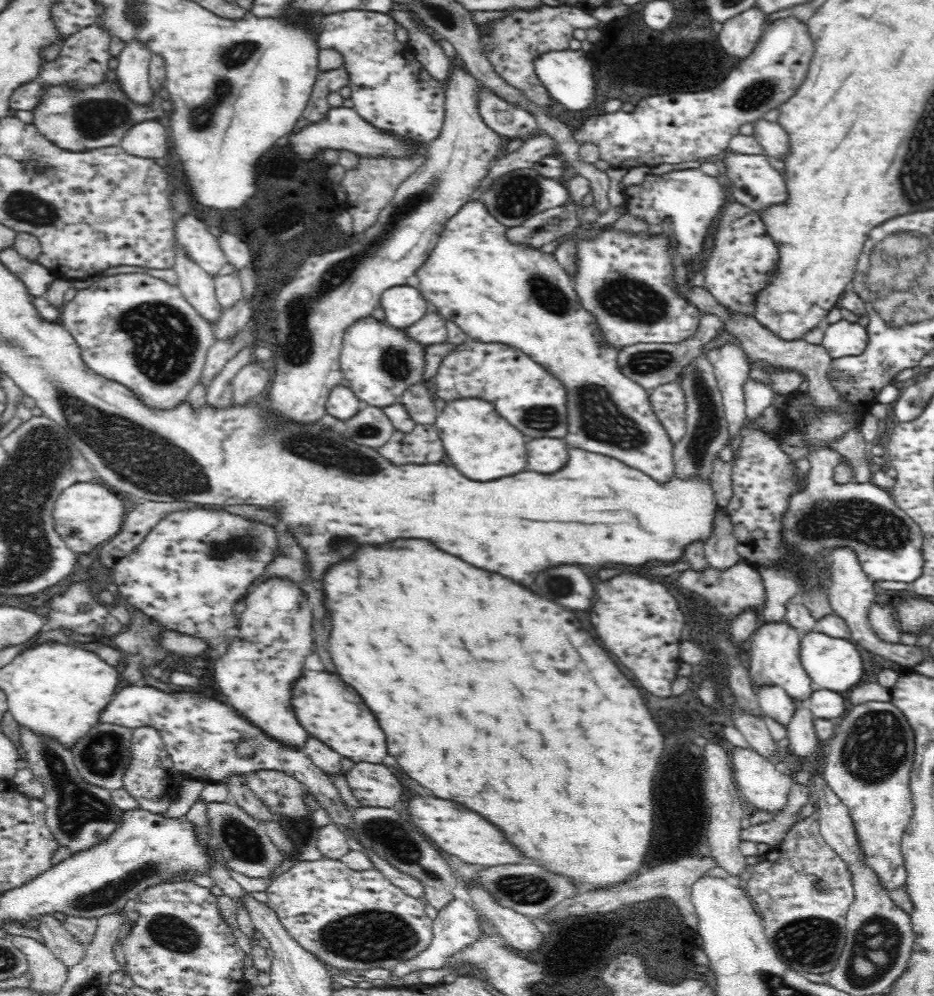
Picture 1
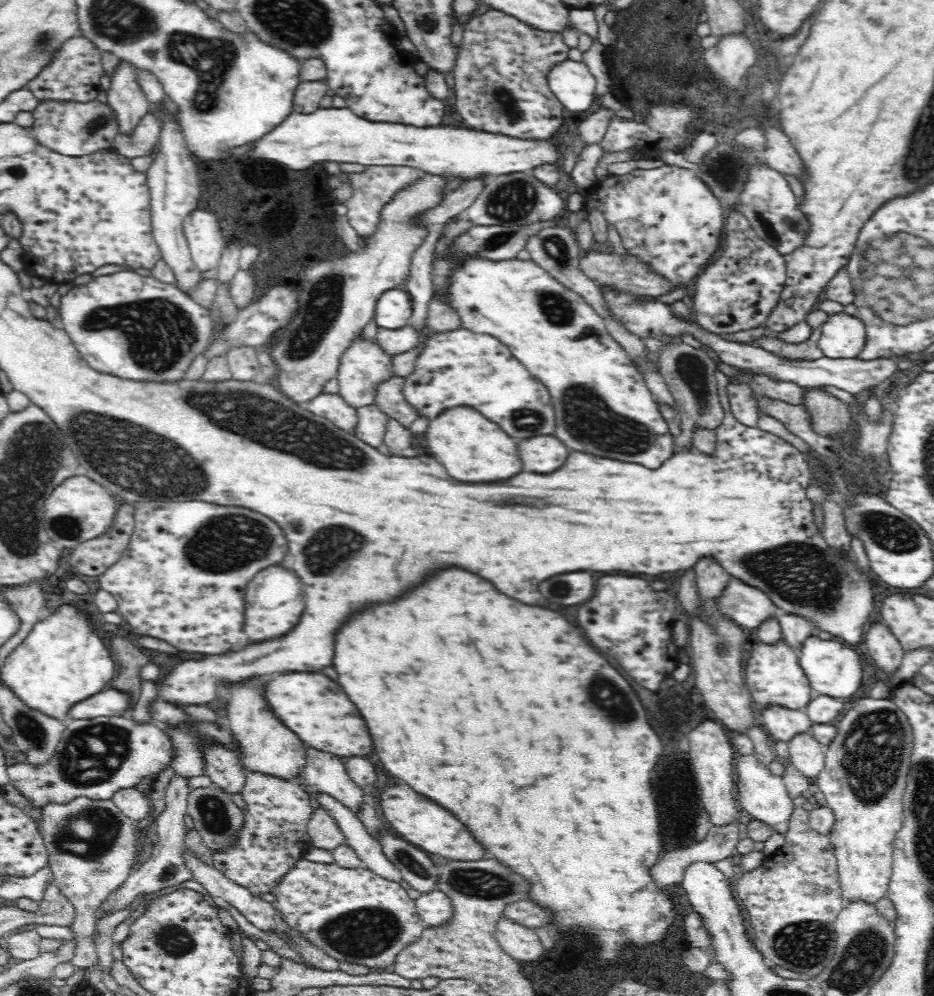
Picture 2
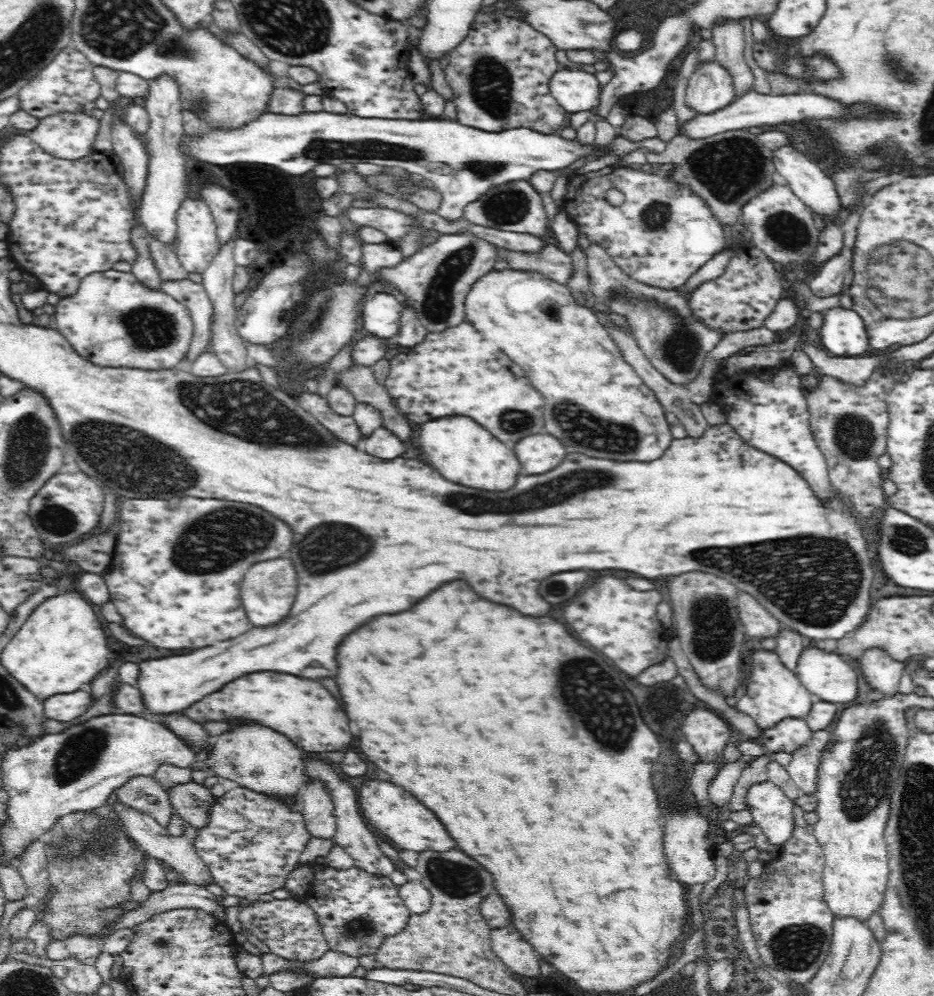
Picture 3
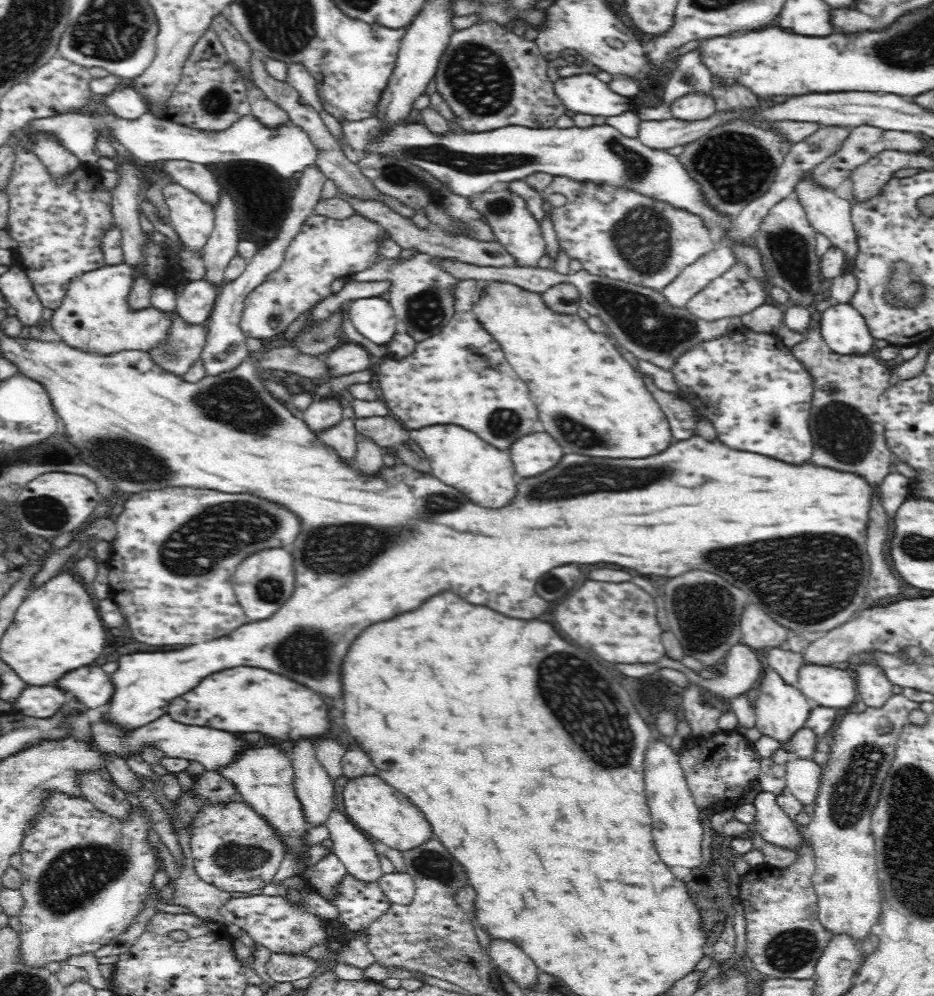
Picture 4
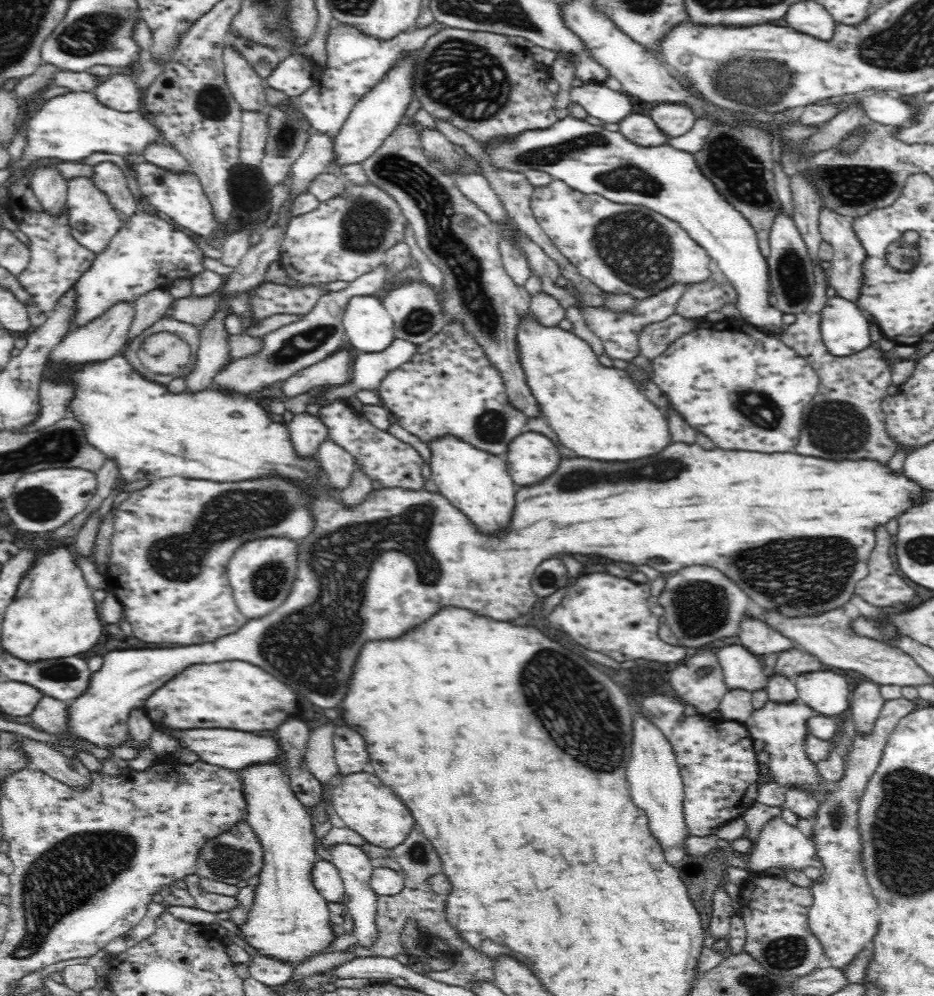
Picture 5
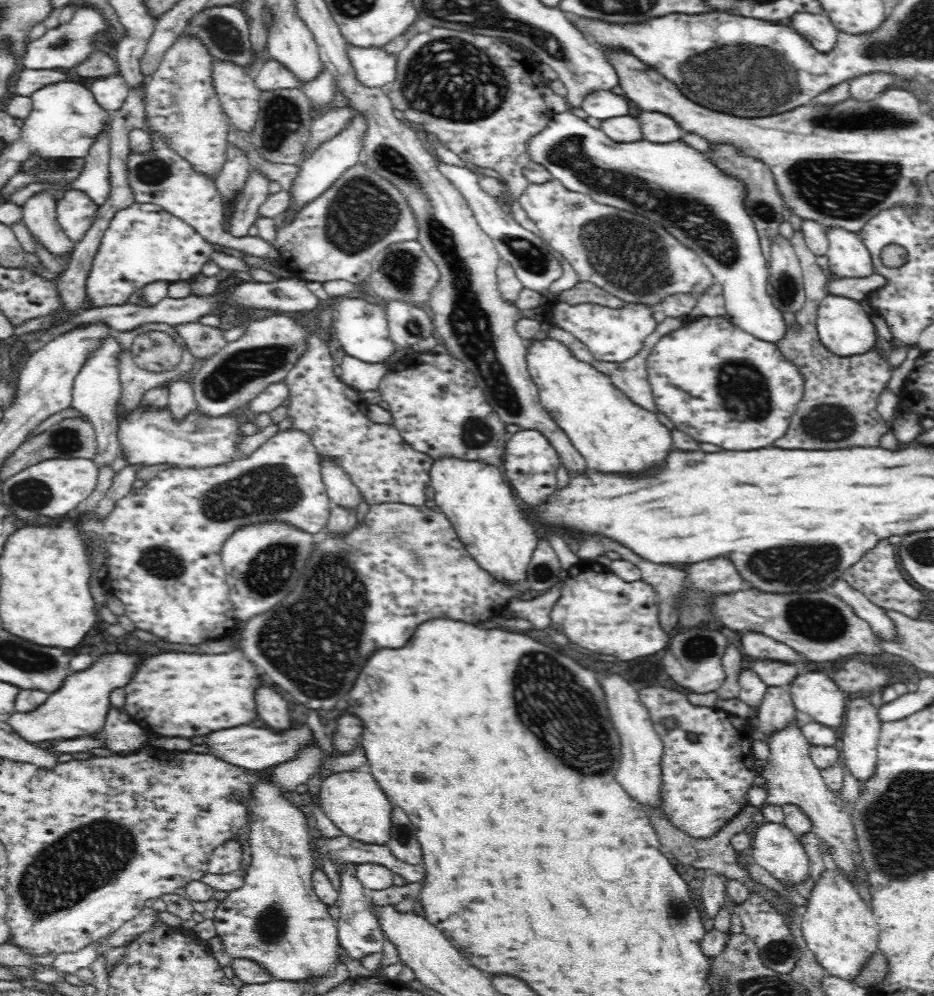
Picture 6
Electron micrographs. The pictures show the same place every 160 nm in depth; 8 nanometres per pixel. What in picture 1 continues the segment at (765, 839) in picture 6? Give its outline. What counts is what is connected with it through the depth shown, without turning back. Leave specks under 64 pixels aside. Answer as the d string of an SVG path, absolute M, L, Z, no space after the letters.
M738 747L732 750L732 768L739 794L746 796L746 800L756 806L757 810L776 813L784 809L794 783L786 770L781 769L777 763L756 753L752 748Z

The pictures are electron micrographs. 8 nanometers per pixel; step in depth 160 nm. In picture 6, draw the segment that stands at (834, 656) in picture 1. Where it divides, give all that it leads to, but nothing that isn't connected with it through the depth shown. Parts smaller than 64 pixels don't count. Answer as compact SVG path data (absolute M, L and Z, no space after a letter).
M818 672L798 675L788 687L788 691L791 693L793 704L797 710L811 716L816 723L839 730L842 718L844 718L846 695L830 676L818 674Z

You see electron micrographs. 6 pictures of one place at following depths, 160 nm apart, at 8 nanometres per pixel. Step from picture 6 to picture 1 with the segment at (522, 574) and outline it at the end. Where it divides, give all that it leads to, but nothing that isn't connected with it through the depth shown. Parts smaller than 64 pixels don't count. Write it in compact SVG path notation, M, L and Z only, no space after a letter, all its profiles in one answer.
M480 398L456 399L445 405L441 410L441 416L436 417L435 427L437 435L443 442L445 458L450 458L452 464L470 480L478 480L478 482L488 482L488 480L498 480L502 476L512 476L518 474L526 468L524 464L524 436L520 436L520 432L516 432L516 428L512 428L512 424L508 424L507 420L501 418L499 412L492 412L495 407L487 400Z

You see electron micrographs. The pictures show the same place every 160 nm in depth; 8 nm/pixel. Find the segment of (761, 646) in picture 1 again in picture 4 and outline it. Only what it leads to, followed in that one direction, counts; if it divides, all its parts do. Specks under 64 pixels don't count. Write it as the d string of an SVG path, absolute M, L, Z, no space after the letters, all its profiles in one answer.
M771 667L762 670L762 675L756 688L756 700L752 704L756 714L756 729L776 743L789 747L794 736L803 728L810 717L812 706L808 704L808 697L795 686L790 686L783 681L783 678Z

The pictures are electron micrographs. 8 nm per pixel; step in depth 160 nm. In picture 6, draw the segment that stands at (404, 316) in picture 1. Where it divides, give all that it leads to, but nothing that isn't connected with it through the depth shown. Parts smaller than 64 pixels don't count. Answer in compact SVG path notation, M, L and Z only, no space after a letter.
M342 297L337 308L338 314L335 314L334 330L336 330L338 342L342 344L346 354L372 365L384 363L388 356L394 354L397 346L393 343L387 330L389 326L387 325L385 309L378 305L370 304L370 302L362 300L362 298L346 297Z

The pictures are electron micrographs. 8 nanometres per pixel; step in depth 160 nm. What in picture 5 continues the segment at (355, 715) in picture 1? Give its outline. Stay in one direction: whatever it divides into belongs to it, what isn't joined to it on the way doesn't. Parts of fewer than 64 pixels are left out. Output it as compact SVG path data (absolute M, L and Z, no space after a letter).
M230 660L218 664L196 664L178 674L172 682L160 687L160 690L148 696L145 702L145 712L154 725L164 725L174 731L190 730L190 728L240 728L242 732L258 732L258 730L278 730L278 726L294 716L298 710L296 692L288 690L278 678L256 668L248 662Z

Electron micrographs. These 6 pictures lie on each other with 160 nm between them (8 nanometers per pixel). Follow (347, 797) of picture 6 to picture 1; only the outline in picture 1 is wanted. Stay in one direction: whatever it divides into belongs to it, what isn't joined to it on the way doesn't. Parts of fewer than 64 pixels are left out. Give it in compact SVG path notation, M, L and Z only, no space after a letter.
M416 796L408 802L408 812L412 816L412 823L440 850L462 858L463 862L487 867L526 862L520 860L520 856L516 856L516 852L512 852L512 848L508 848L508 844L504 844L504 840L500 840L496 832L492 832L492 824L488 824L488 820L480 820L480 816L452 804L450 800Z

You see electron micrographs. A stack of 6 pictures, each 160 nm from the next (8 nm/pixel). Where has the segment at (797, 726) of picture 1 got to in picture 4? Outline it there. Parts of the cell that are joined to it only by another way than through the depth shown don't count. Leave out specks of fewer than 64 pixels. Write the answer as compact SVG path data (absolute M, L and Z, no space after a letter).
M793 758L785 764L787 789L803 804L815 804L821 786L821 765L814 758Z

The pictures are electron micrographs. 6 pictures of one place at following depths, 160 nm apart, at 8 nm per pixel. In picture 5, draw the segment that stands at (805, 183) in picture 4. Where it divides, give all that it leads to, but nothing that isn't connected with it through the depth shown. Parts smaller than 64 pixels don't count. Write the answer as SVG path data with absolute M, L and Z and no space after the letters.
M822 206L819 212L819 232L828 245L833 248L833 257L829 258L831 268L825 271L828 286L832 286L842 297L850 302L855 302L860 297L860 282L862 280L862 266L866 259L866 251L853 230L851 218L843 214L837 214L831 208Z

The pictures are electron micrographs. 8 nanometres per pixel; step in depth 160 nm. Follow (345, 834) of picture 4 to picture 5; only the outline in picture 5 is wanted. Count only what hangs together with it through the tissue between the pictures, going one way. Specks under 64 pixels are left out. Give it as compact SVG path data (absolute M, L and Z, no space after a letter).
M339 843L332 845L330 850L331 861L338 868L343 880L345 896L349 897L349 902L345 905L348 907L349 916L353 919L353 933L346 932L339 938L335 938L326 951L344 952L350 946L354 946L354 944L361 944L361 946L366 947L372 946L372 940L378 938L378 929L376 929L375 921L377 894L371 887L370 879L377 863L368 857L362 848L352 844Z

